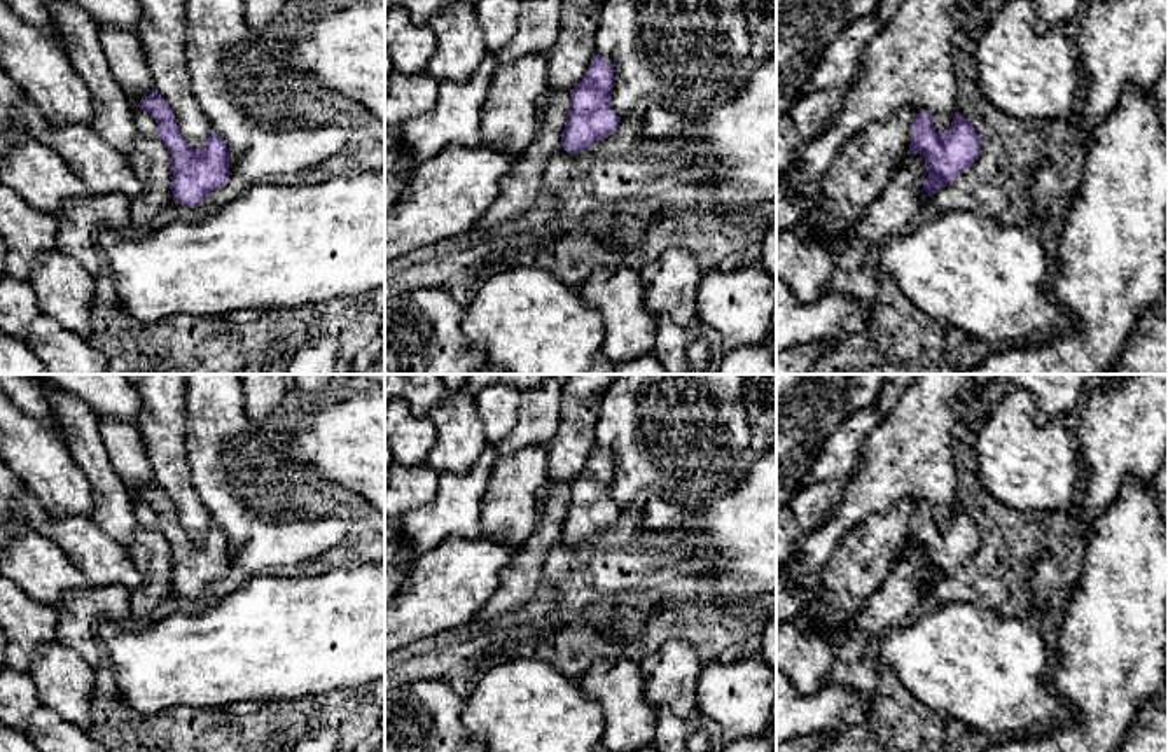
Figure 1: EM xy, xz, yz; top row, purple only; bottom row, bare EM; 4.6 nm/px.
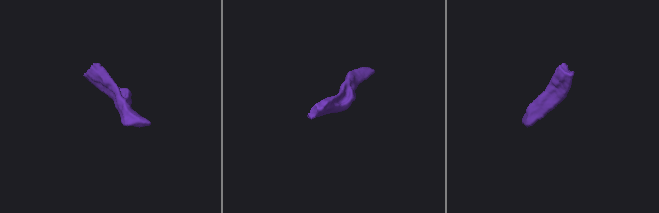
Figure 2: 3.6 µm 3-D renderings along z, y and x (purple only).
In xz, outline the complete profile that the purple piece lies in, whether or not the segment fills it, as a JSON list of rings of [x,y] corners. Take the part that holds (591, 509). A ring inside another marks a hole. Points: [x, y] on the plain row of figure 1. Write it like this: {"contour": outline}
{"contour": [[[596,446],[584,470],[570,483],[572,497],[561,526],[561,539],[568,546],[589,542],[617,521],[621,509],[610,495],[612,479],[614,460]]]}

